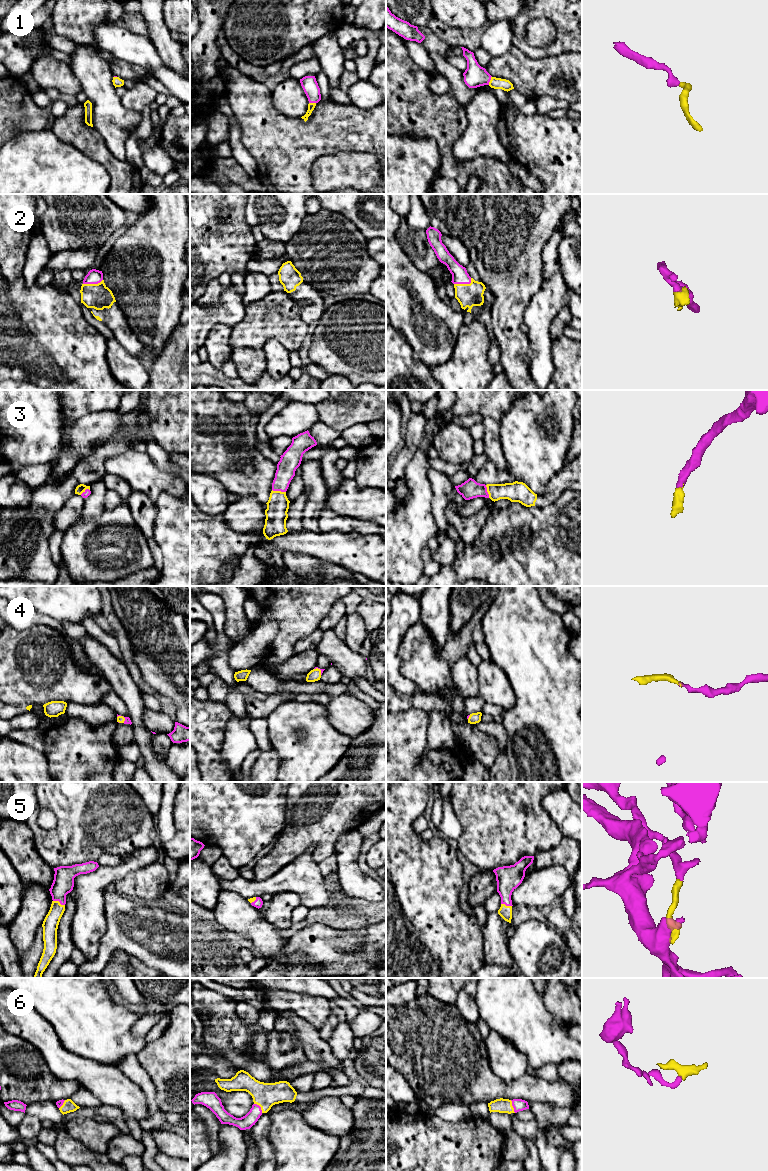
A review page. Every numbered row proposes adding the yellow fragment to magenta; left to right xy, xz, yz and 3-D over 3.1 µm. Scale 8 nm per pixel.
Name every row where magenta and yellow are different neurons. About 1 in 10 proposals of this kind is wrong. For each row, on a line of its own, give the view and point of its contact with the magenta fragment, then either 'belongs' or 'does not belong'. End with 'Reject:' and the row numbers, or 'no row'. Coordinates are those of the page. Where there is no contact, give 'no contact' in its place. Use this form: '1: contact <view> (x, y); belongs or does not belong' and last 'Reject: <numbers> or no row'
1: contact yz (490, 79); belongs
2: contact yz (464, 283); belongs
3: contact xz (279, 490); belongs
4: contact xz (319, 668); belongs
5: contact xy (59, 901); belongs
6: contact yz (513, 1106); belongs
Reject: no row

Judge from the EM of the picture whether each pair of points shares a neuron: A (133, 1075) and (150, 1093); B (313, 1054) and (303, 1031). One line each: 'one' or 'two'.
A: one
B: one

